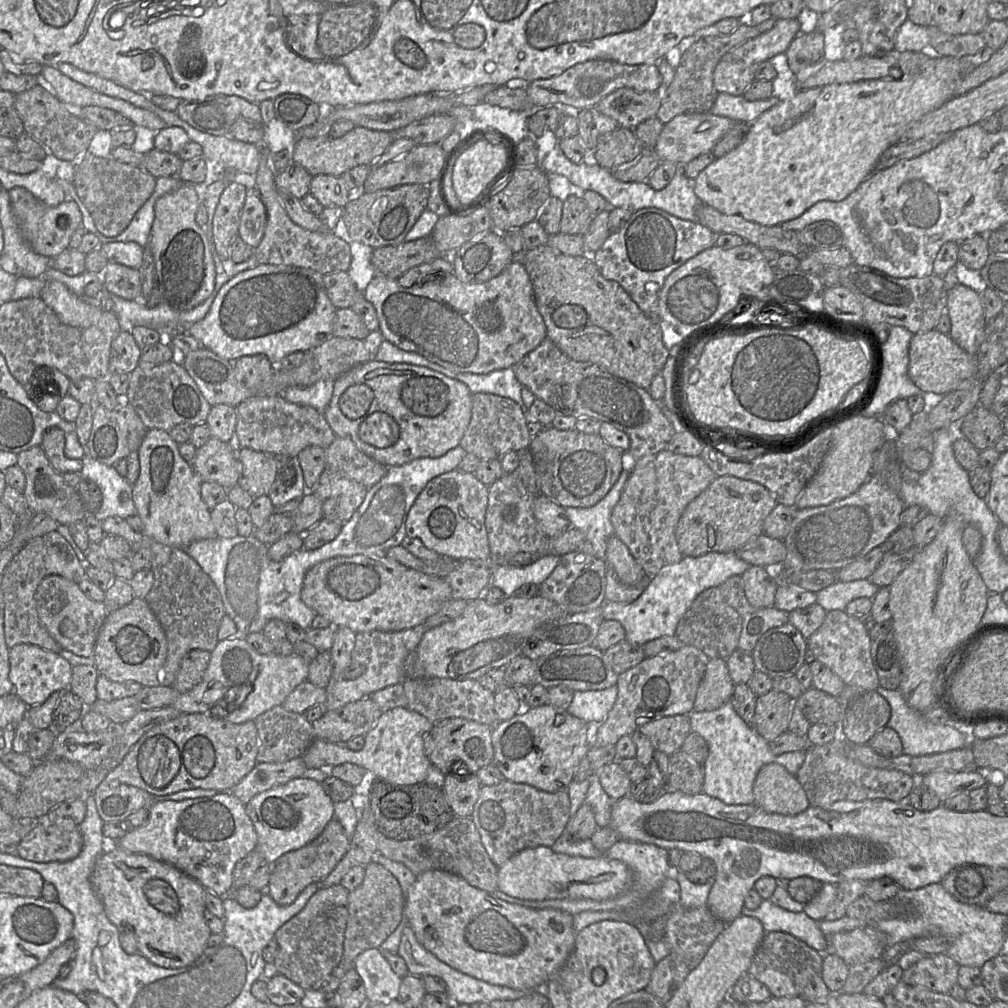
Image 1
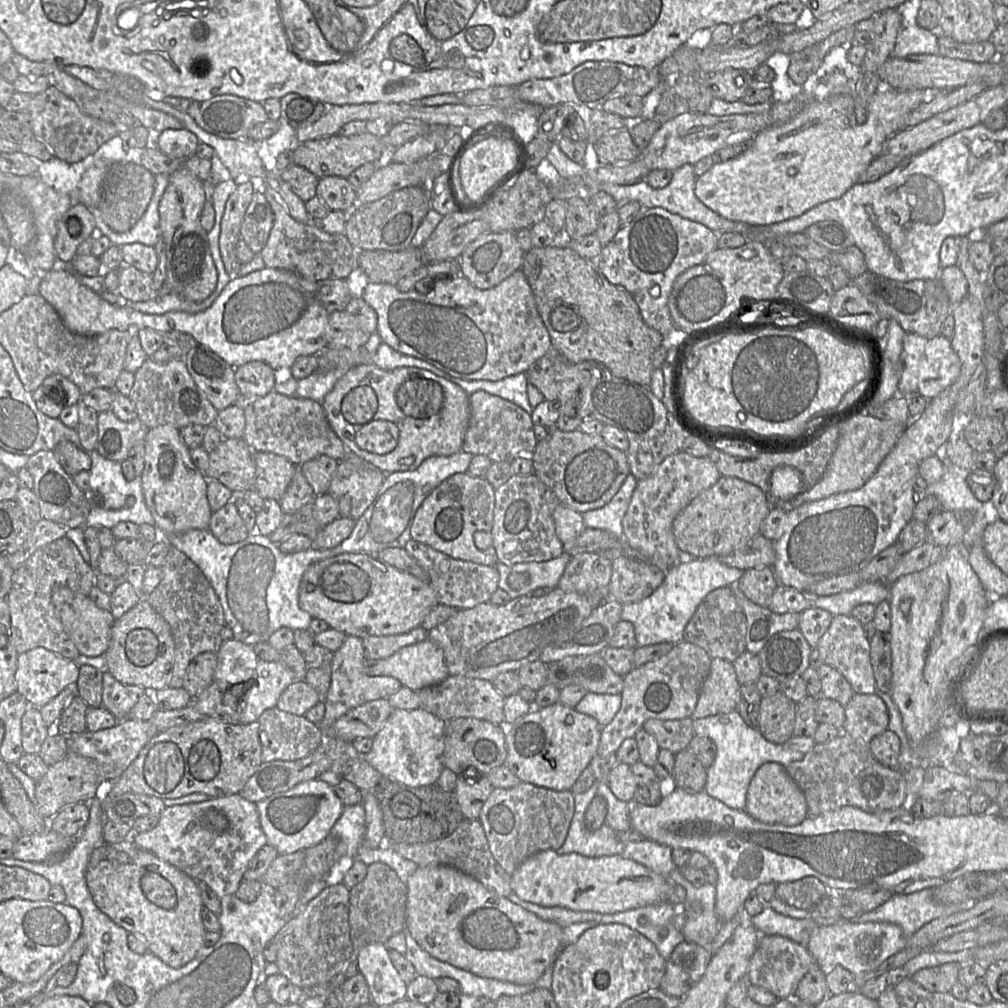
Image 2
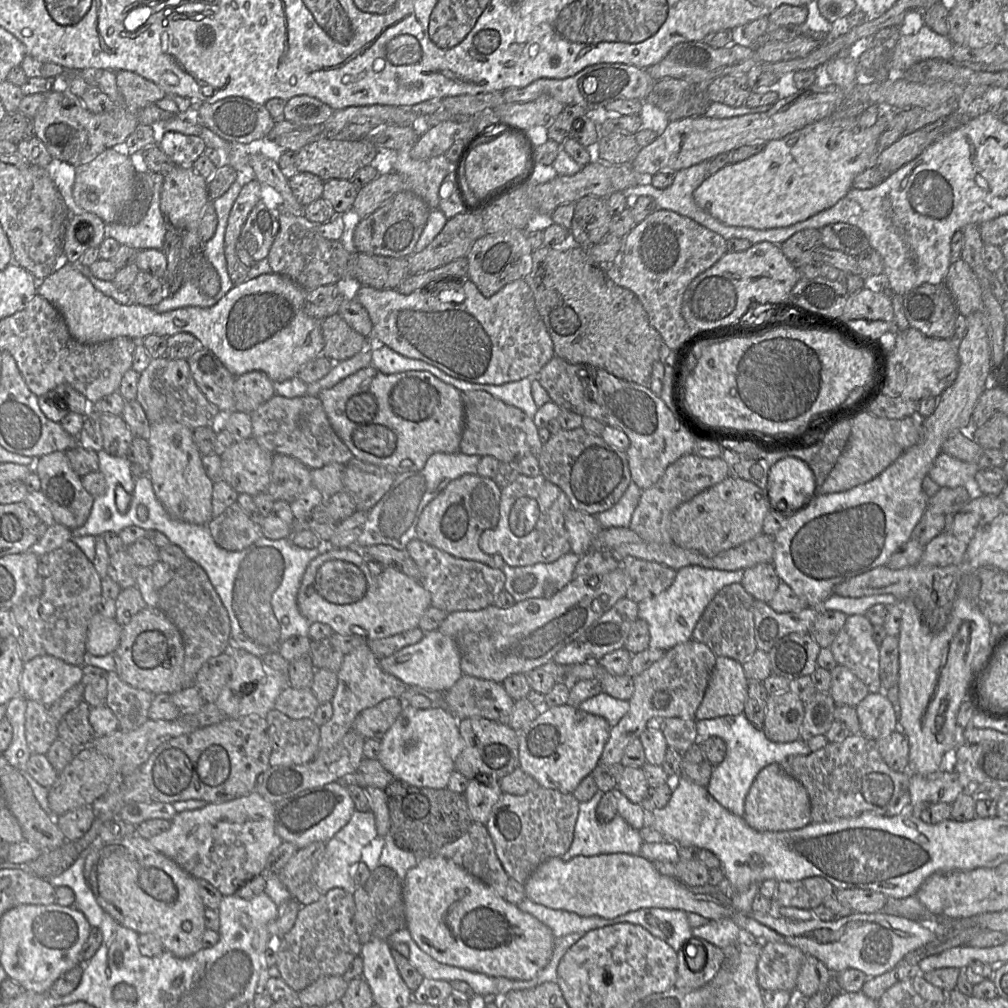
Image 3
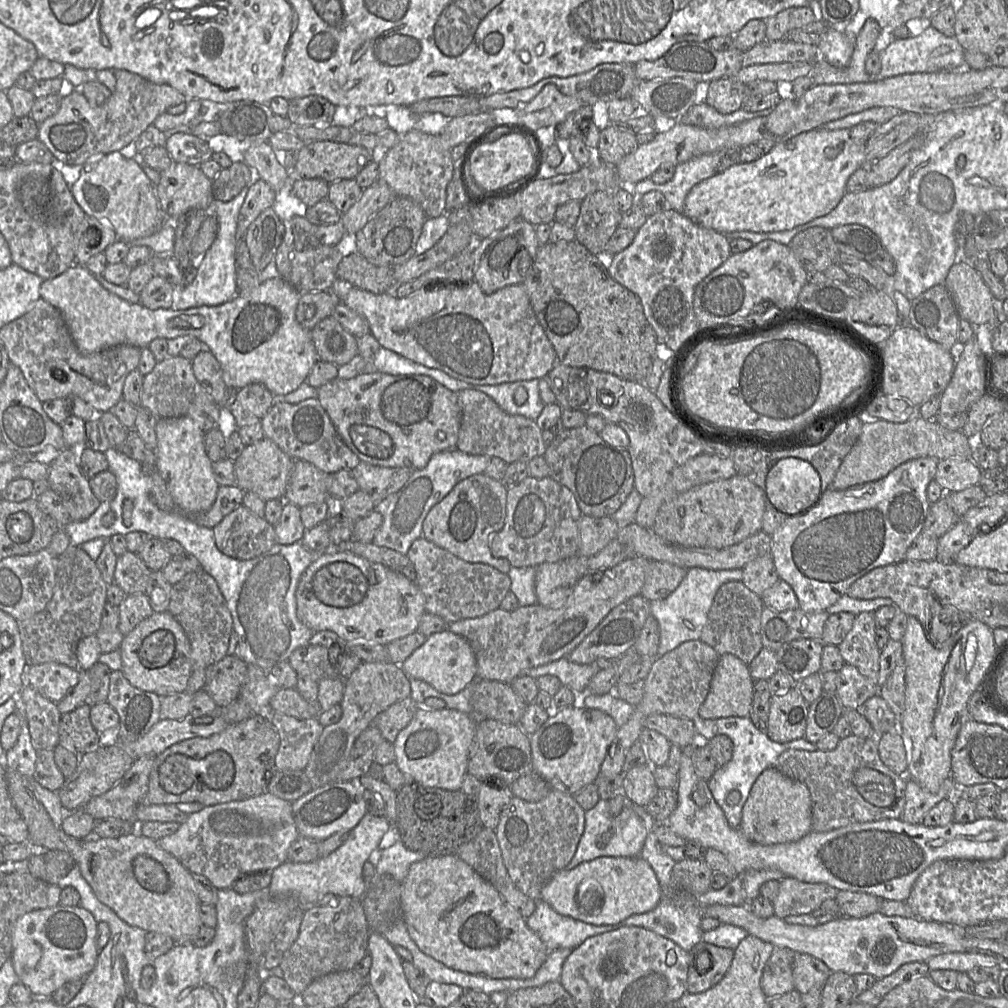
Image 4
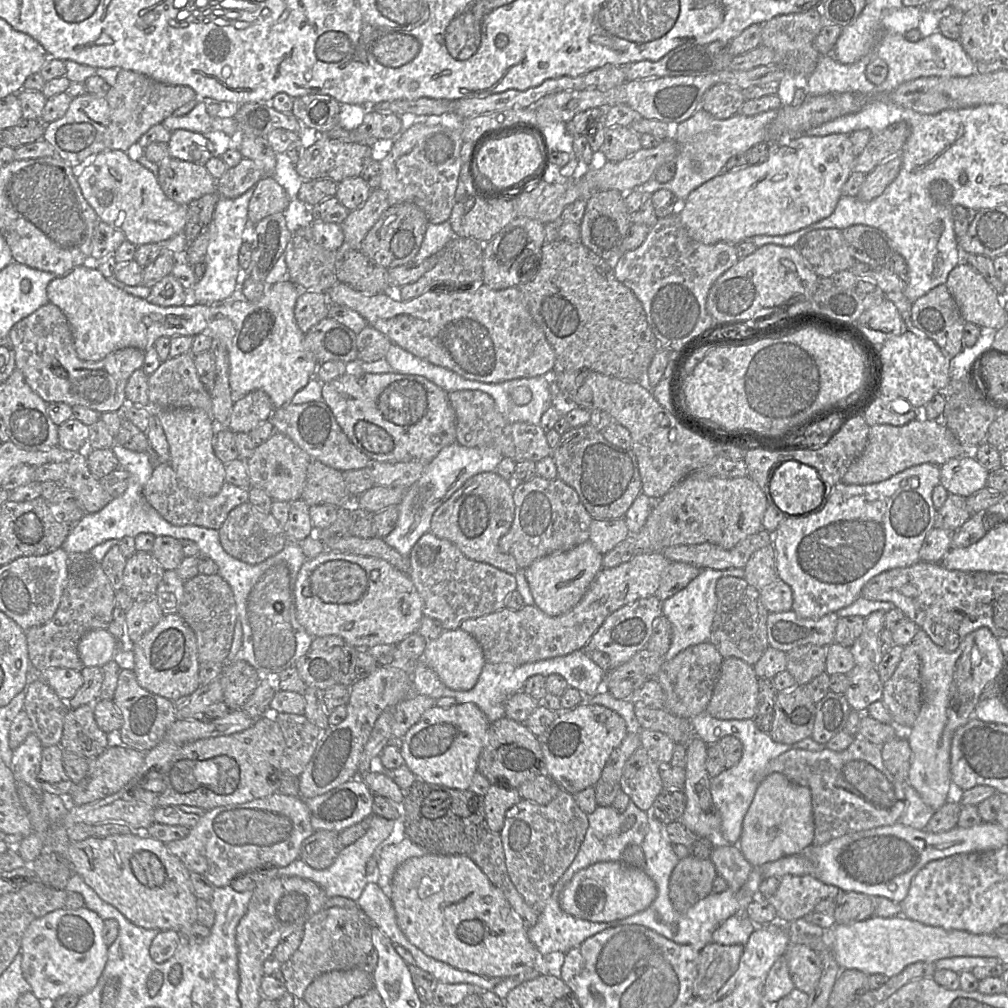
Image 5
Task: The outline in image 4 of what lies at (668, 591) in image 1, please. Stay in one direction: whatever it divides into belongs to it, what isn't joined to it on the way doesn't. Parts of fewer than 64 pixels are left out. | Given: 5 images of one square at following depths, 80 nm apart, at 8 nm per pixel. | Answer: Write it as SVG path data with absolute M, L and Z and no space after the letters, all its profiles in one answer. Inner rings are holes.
M701 567L689 568L680 585L669 596L650 601L650 615L660 626L660 642L657 651L662 656L683 642L699 640L708 620L708 613L718 589L729 581L742 581L743 569L712 570Z

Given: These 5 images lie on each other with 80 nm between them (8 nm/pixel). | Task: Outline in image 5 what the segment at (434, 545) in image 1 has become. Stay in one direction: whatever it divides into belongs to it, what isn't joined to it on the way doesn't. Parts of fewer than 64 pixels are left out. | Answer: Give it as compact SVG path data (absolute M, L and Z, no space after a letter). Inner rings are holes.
M483 472L469 478L434 512L430 532L450 541L467 558L515 575L519 570L515 558L499 549L499 540L509 531L514 513L513 484L495 472Z

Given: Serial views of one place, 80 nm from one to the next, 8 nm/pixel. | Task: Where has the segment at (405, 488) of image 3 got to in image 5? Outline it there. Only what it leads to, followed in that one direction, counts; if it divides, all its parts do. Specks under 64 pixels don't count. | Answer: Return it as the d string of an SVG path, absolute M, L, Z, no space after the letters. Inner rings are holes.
M454 442L444 447L430 461L422 476L406 489L401 502L397 505L398 519L392 532L383 538L384 542L403 556L409 557L416 542L430 532L434 512L469 478L483 472L495 472L503 455L494 448L466 447Z

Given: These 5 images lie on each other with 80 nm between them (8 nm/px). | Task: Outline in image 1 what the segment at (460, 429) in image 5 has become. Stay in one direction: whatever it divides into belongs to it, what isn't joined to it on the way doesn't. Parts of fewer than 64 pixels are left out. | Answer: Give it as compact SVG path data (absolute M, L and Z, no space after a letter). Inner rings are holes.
M493 394L472 395L472 416L460 441L467 453L481 460L500 460L509 451L518 452L529 447L531 436L527 428L525 411L513 400Z

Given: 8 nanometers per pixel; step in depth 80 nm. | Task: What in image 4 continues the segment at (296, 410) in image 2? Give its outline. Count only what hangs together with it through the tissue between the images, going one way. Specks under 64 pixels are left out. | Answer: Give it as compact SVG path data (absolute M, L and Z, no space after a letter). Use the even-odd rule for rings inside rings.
M276 398L260 423L265 438L273 441L283 452L294 460L307 461L327 474L340 470L351 471L361 462L342 440L317 398L307 399L297 404Z

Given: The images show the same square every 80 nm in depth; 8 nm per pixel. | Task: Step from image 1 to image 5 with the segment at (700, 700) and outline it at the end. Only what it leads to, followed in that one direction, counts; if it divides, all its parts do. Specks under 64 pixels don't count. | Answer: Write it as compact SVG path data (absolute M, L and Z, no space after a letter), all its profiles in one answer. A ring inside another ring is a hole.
M736 657L724 658L705 711L722 720L753 719L758 704L758 679L752 665Z

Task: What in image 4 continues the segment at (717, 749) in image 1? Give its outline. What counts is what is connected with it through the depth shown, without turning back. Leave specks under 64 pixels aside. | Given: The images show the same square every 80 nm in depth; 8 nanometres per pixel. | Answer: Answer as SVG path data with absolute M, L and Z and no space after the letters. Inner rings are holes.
M726 717L726 719L734 720L734 723L730 723L727 727L715 724L703 726L705 728L702 728L702 734L698 734L698 739L701 742L708 742L712 739L711 735L726 735L732 740L735 746L732 759L726 765L716 769L714 775L708 782L708 787L713 798L723 810L730 827L740 829L743 807L748 799L753 784L760 774L765 769L774 766L779 755L786 750L797 749L816 751L817 746L816 744L807 741L805 738L787 743L777 743L772 741L766 732L759 730L749 717ZM758 730L759 734L757 734ZM733 791L740 793L740 800L735 805L730 805L727 803L727 797Z

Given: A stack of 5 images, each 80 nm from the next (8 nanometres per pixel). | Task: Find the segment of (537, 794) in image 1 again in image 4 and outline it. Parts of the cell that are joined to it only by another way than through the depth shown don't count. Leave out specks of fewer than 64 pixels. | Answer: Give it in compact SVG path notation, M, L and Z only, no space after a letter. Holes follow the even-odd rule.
M551 789L550 793L542 800L537 802L528 802L519 797L513 796L510 803L503 809L500 816L500 821L498 826L496 827L495 832L497 835L497 839L499 842L499 846L502 853L502 859L504 865L507 869L508 875L510 876L514 885L526 896L534 900L535 902L541 900L540 893L542 888L546 885L546 883L552 878L552 876L560 870L563 870L565 866L570 862L572 857L575 854L576 848L580 841L580 838L584 832L585 828L585 810L580 806L580 804L573 798L572 795L561 792L556 789ZM512 806L514 808L514 812L509 812L507 810L508 807Z

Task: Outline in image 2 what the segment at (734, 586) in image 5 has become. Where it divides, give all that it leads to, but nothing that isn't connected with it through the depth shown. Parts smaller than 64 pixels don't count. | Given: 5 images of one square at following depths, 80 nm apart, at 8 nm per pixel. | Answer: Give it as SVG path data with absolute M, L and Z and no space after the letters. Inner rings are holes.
M731 586L710 592L698 605L684 630L683 641L703 648L709 656L733 662L746 651L747 619Z

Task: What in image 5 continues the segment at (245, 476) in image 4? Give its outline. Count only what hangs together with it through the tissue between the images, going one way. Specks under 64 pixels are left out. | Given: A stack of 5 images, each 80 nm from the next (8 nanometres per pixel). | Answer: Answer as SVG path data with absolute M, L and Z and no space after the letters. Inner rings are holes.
M275 432L265 443L258 445L252 456L244 462L251 488L265 491L274 501L292 502L301 498L312 460L293 440Z

